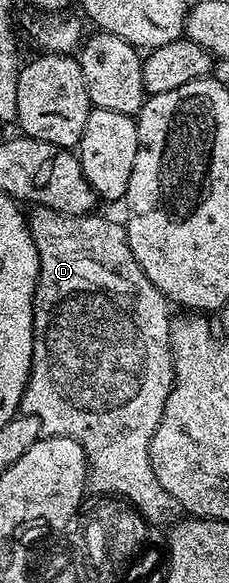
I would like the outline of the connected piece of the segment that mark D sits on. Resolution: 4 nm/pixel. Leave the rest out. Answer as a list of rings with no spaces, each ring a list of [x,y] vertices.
[[[35,209],[29,215],[30,235],[36,244],[38,253],[38,287],[34,293],[34,364],[30,379],[22,397],[21,413],[31,414],[42,421],[42,433],[56,438],[71,438],[79,442],[86,453],[88,467],[88,486],[91,491],[102,496],[117,496],[130,503],[147,523],[162,522],[176,510],[172,496],[164,492],[160,480],[156,480],[156,472],[152,472],[150,463],[150,445],[156,432],[156,424],[160,424],[160,416],[164,412],[164,404],[174,387],[174,357],[170,347],[171,307],[166,295],[161,294],[144,276],[136,256],[132,256],[132,248],[126,239],[126,228],[121,221],[113,222],[110,218],[101,218],[98,212],[89,214],[61,214],[55,210]]]

